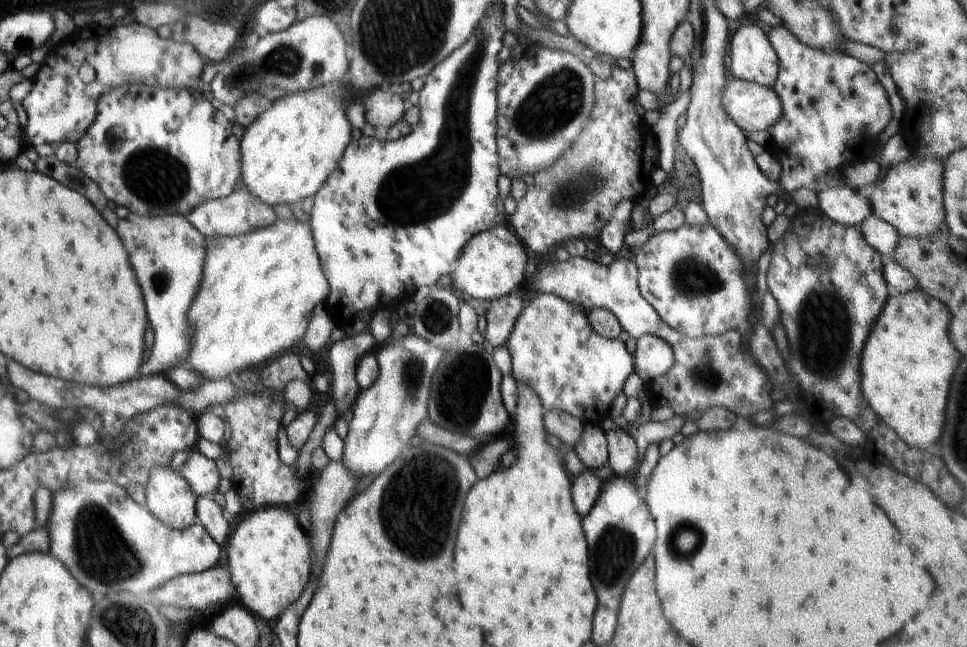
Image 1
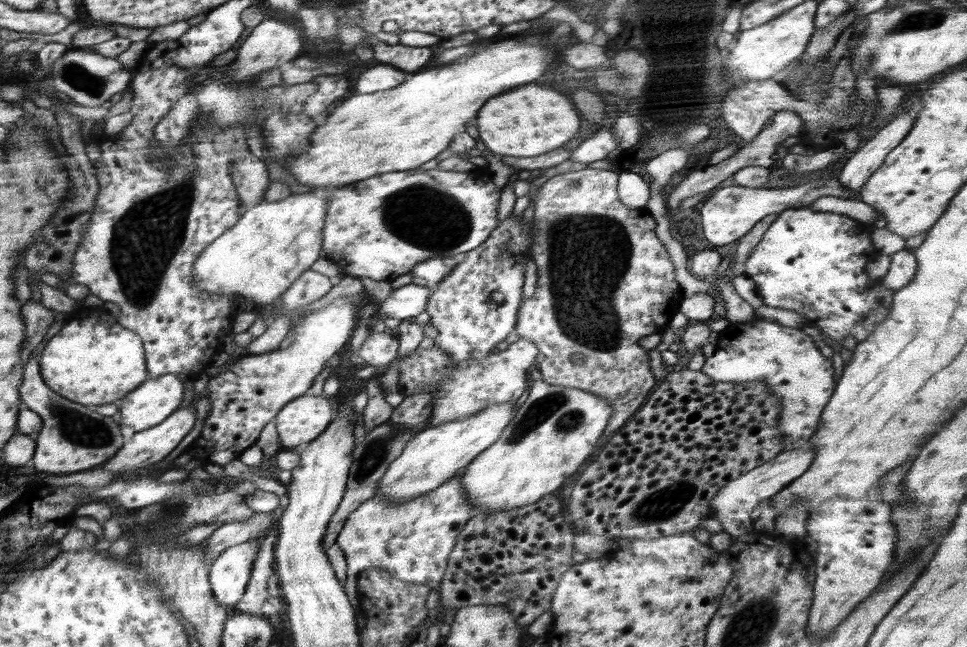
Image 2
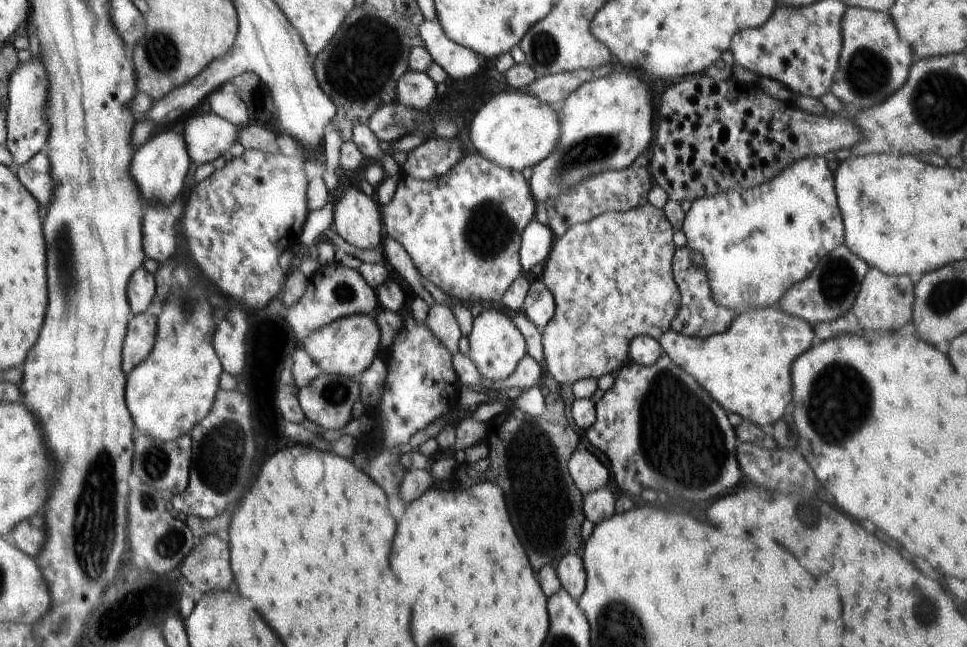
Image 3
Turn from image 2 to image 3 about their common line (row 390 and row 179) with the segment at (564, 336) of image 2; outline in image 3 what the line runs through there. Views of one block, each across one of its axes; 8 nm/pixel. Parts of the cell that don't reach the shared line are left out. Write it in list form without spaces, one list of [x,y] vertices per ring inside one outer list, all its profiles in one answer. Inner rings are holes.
[[[640,154],[624,170],[606,171],[583,180],[570,191],[545,202],[551,232],[562,236],[570,227],[578,223],[591,221],[594,217],[608,211],[627,211],[647,203],[648,192],[654,184],[649,169],[650,160]]]

